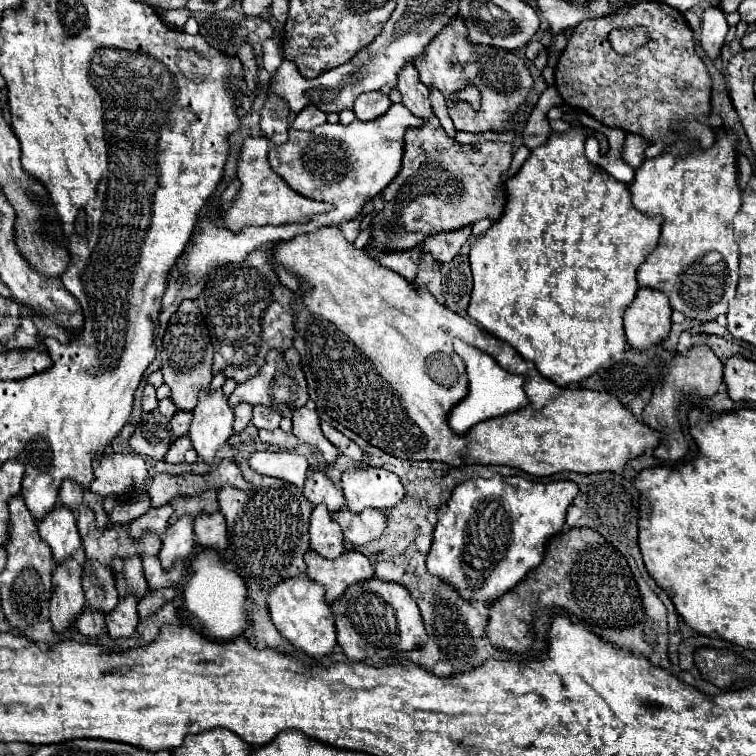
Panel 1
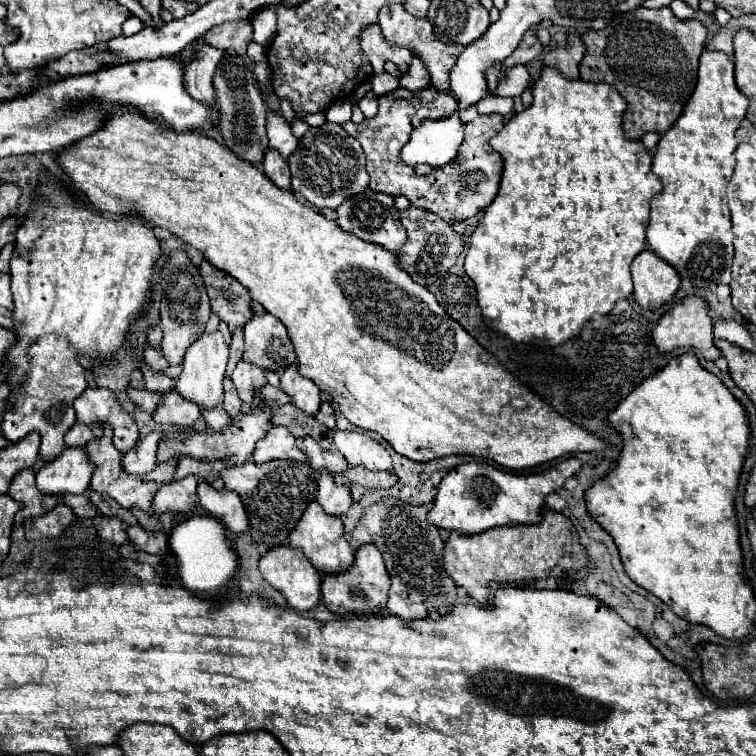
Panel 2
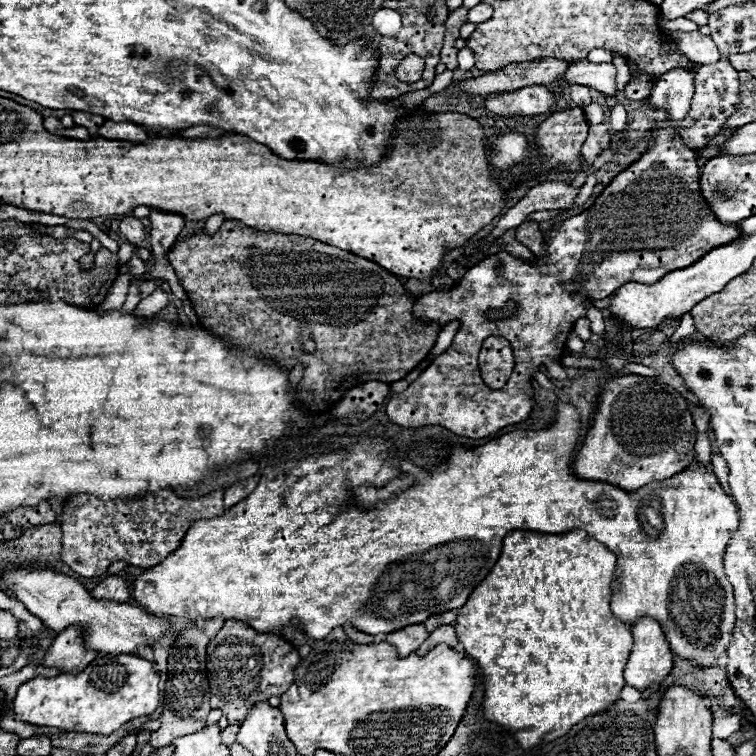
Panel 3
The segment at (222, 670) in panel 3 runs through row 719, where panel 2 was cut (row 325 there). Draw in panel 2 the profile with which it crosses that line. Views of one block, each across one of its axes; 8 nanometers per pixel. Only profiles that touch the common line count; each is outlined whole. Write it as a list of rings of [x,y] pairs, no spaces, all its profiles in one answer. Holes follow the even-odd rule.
[[[204,260],[198,270],[204,280],[212,312],[228,324],[230,332],[244,328],[244,324],[254,316],[250,292],[234,276],[218,270],[208,260]]]

